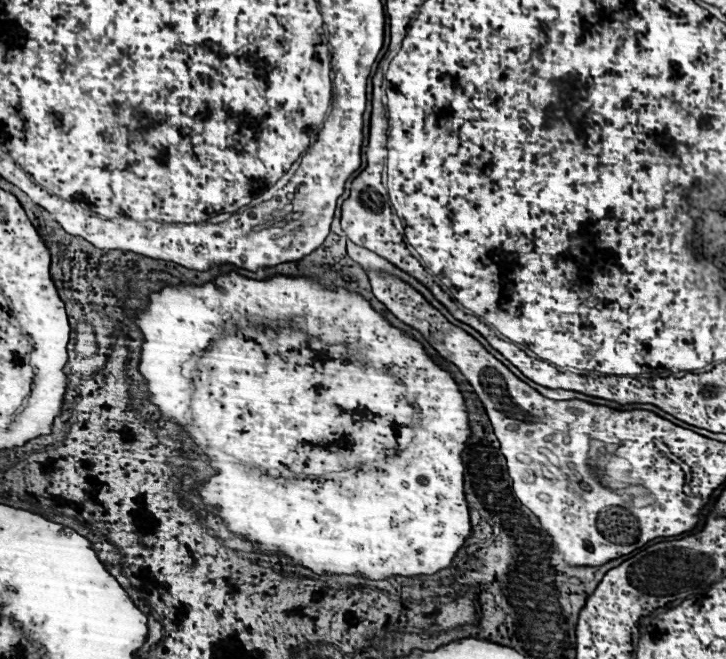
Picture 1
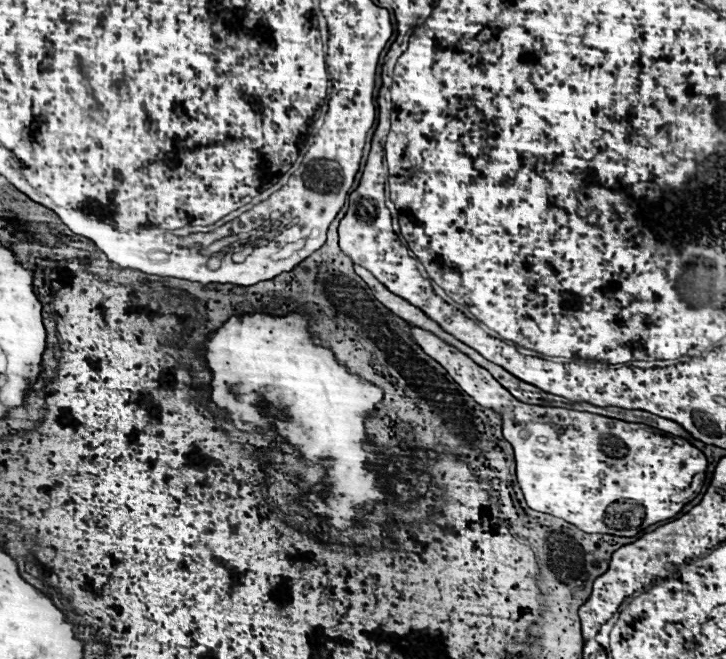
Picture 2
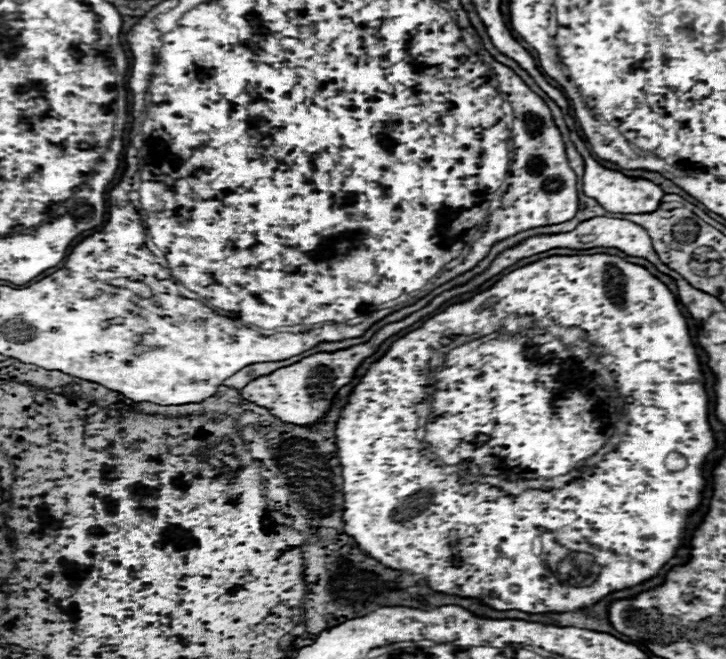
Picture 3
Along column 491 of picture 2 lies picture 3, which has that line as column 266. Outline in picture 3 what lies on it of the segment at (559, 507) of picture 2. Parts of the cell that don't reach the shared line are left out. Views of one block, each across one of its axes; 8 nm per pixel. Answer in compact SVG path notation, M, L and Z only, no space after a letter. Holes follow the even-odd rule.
M422 310L406 316L400 322L392 322L382 326L368 342L358 344L358 346L350 346L344 350L336 350L336 352L318 352L312 356L302 358L296 364L278 368L266 376L258 376L254 380L250 380L244 388L242 388L242 398L250 400L262 408L268 408L274 416L278 416L282 422L292 422L292 424L312 424L316 420L320 420L328 410L330 410L330 402L336 396L336 392L346 386L352 378L354 378L354 370L362 364L364 358L372 356L378 346L388 340L390 336L398 334L402 328L414 324L418 318L422 318Z

